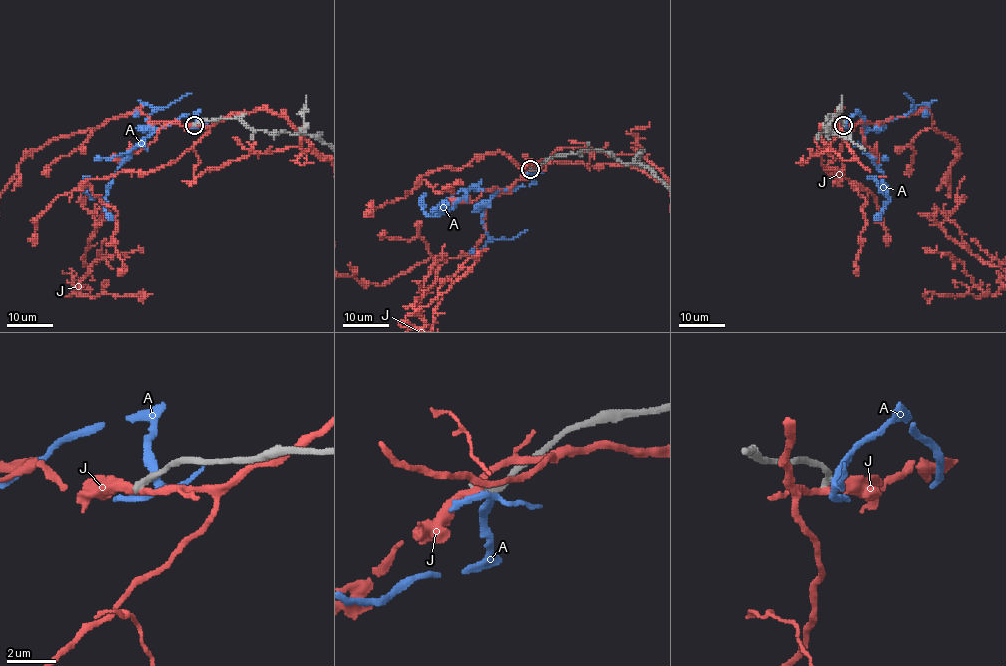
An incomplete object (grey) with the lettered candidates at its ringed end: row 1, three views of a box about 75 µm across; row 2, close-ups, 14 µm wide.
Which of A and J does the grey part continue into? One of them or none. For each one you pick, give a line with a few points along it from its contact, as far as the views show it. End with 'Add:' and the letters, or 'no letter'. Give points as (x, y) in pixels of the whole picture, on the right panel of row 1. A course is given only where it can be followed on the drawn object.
Add: no letter

